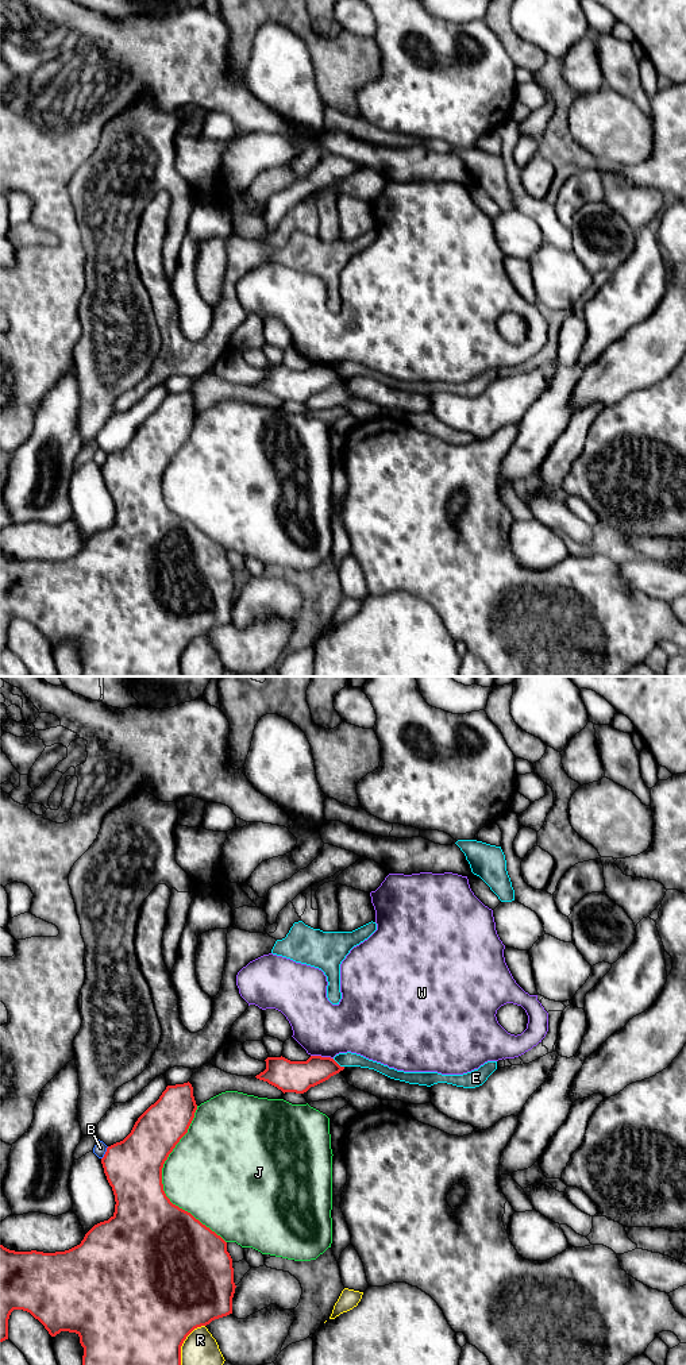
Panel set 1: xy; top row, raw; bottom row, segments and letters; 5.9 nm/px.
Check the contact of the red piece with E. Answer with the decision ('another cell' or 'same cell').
another cell

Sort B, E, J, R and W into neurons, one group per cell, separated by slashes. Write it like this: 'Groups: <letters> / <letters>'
Groups: B / E / J / R / W

